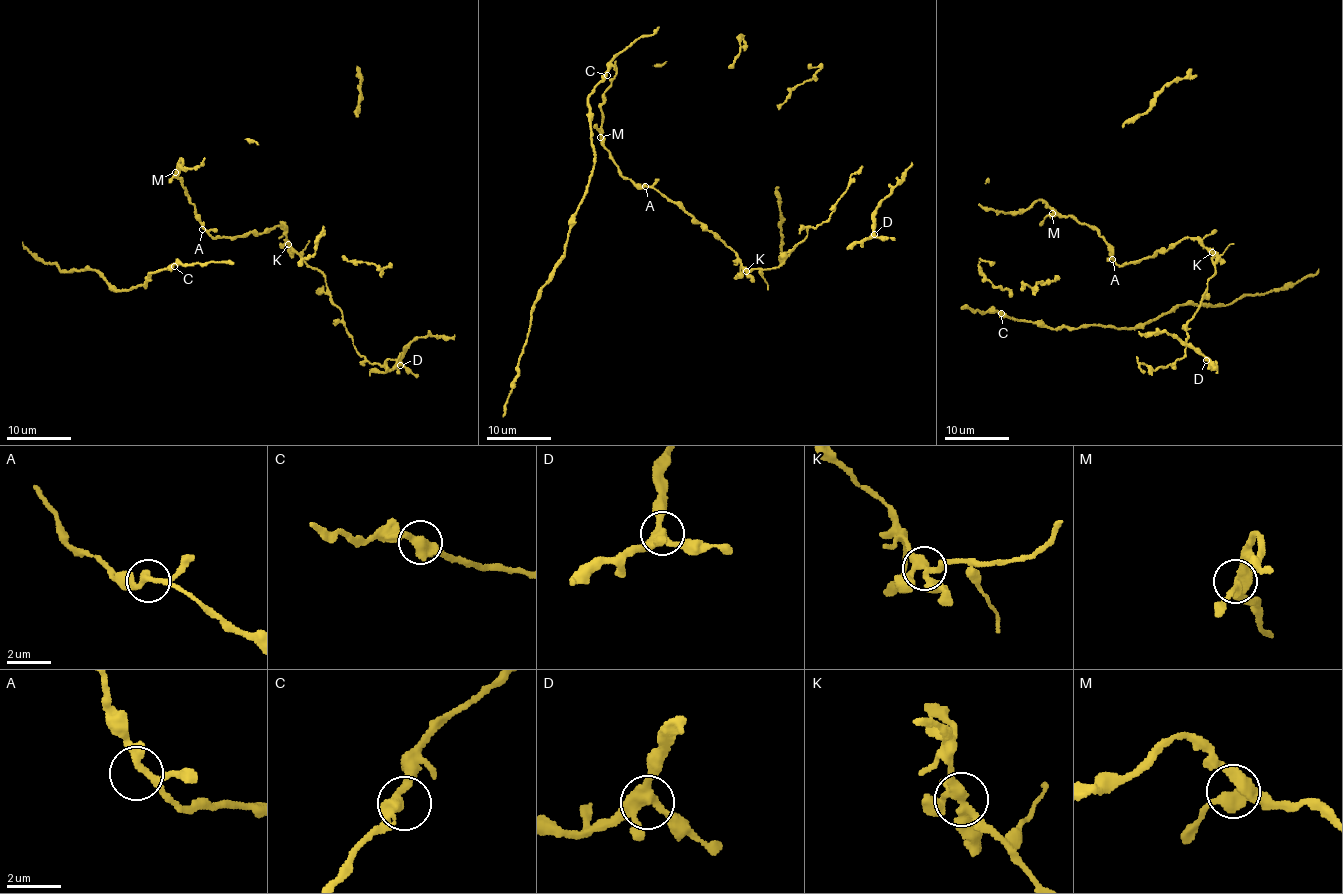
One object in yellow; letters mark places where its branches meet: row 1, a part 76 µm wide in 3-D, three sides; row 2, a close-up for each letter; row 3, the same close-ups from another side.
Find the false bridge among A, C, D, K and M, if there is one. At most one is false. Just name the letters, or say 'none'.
K

